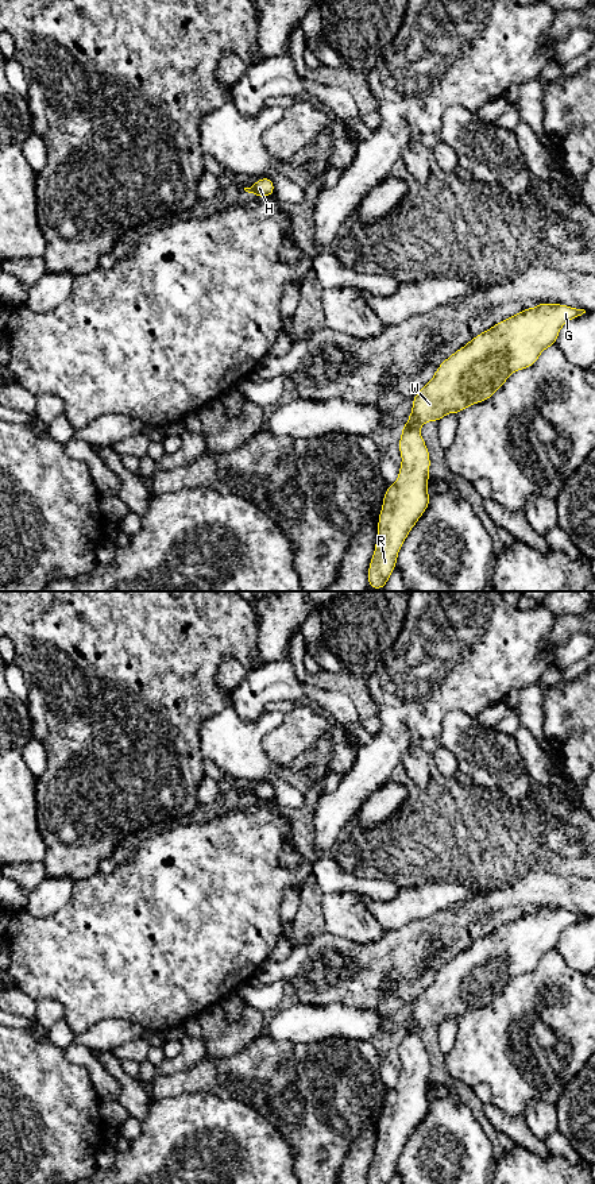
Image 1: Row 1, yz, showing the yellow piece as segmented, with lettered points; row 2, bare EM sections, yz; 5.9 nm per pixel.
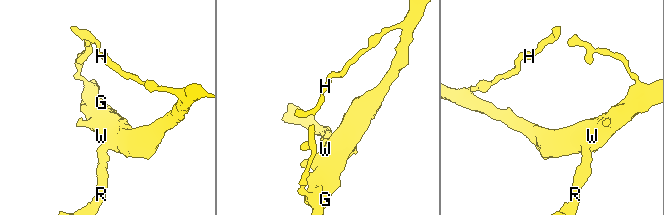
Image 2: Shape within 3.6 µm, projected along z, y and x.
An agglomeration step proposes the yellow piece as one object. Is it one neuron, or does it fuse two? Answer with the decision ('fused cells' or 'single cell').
single cell

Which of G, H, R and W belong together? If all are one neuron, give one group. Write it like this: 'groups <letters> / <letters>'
groups G H R W

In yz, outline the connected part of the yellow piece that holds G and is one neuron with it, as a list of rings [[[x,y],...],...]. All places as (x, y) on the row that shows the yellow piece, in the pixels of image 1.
[[[541,302],[538,306],[521,311],[492,328],[479,333],[464,347],[447,358],[434,377],[413,398],[413,409],[402,427],[399,454],[402,464],[394,485],[387,486],[379,513],[375,551],[368,567],[368,587],[385,589],[397,566],[398,552],[418,518],[429,506],[429,451],[418,432],[426,421],[438,421],[447,413],[460,413],[467,406],[488,400],[503,386],[510,374],[533,366],[541,352],[553,346],[563,325],[586,313],[584,309],[564,304]]]

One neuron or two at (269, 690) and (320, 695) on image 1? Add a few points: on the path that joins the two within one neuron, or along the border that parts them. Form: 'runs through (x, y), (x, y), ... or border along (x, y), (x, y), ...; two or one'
runs through (281, 690), (308, 691); one

